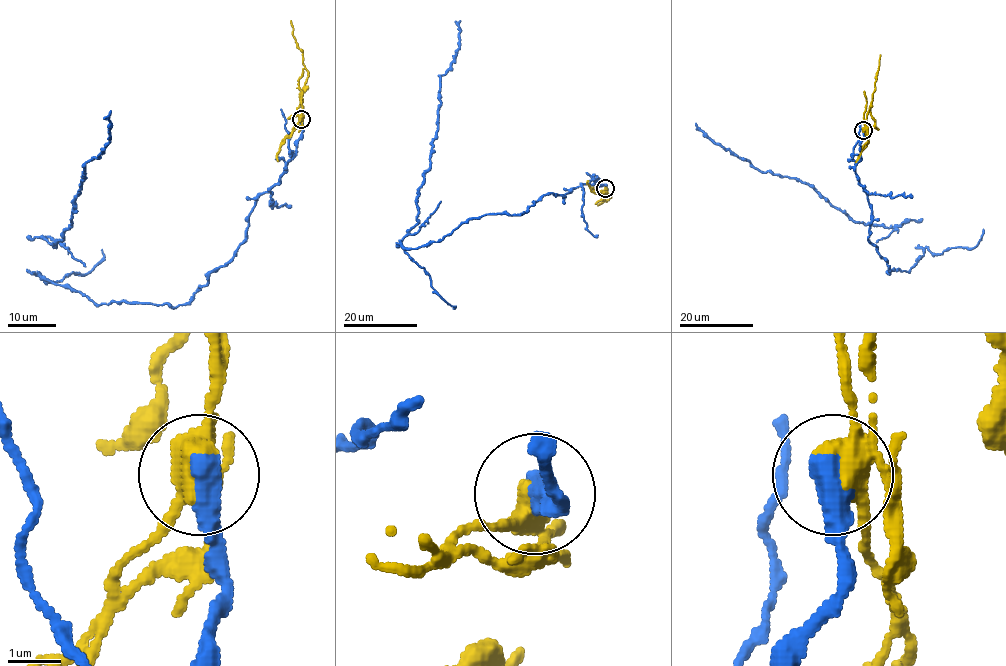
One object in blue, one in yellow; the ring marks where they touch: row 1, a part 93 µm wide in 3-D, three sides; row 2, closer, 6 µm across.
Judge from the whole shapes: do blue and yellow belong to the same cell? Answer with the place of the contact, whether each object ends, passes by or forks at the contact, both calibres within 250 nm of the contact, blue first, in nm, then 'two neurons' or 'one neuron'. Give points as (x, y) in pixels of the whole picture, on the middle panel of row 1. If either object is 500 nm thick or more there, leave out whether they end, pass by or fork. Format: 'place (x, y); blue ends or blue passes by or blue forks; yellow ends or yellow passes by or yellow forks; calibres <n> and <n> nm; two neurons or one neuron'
place (605, 188); calibres 550 and 440 nm; two neurons

